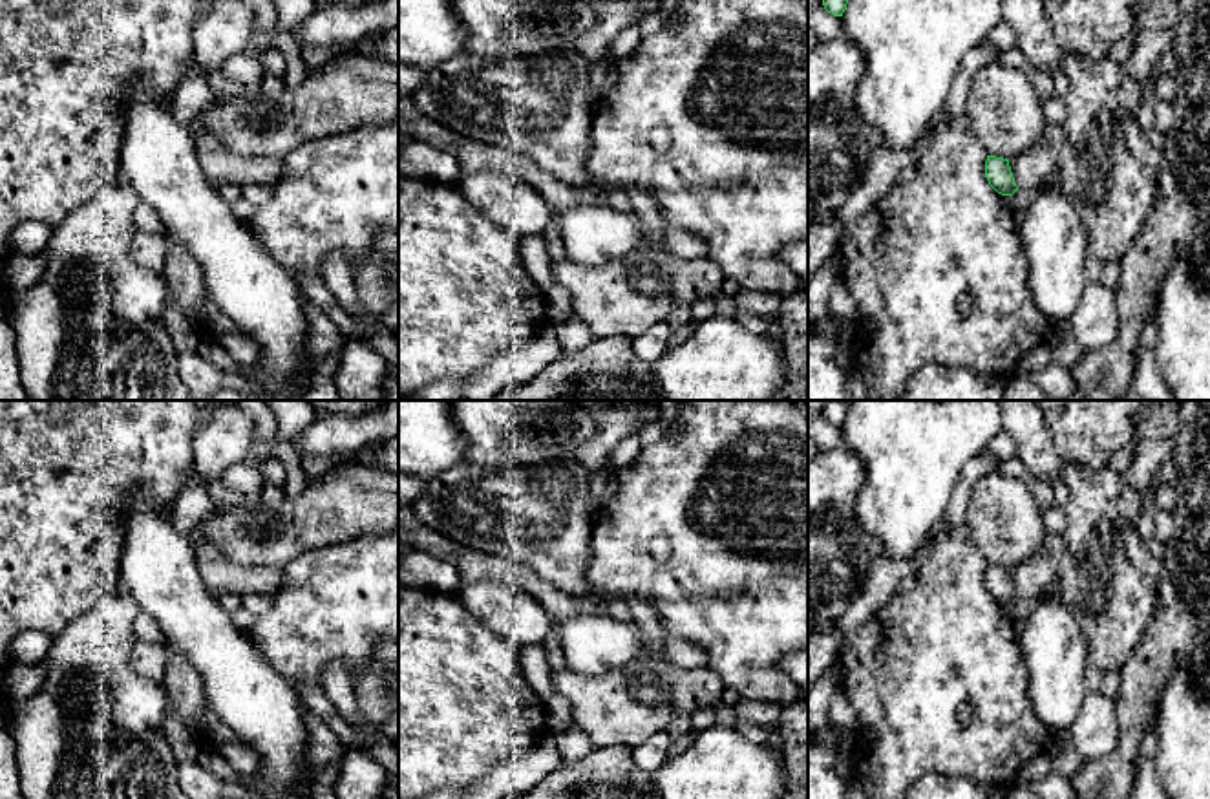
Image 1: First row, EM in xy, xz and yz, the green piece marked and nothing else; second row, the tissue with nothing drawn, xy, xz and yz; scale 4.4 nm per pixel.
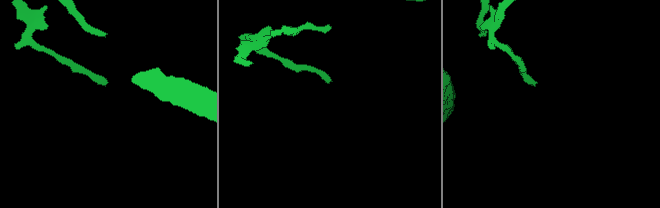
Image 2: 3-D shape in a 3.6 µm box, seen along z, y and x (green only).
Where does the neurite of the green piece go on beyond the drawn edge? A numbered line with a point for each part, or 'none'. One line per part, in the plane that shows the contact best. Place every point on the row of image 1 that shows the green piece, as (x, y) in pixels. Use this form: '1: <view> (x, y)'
none

